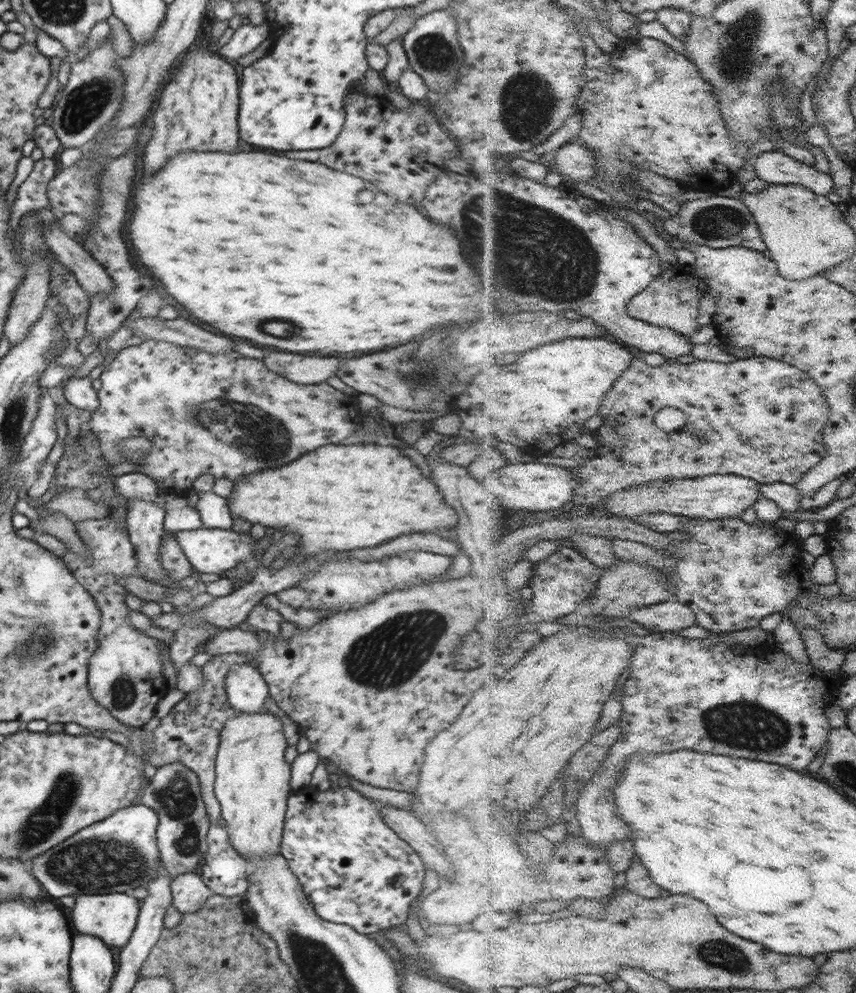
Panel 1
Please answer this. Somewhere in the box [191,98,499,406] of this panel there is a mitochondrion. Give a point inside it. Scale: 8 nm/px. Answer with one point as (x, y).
(416, 371)

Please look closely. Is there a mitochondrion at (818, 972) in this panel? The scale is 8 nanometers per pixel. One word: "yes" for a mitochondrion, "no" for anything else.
no

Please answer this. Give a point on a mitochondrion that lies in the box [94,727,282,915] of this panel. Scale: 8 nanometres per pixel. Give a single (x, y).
(177, 798)

